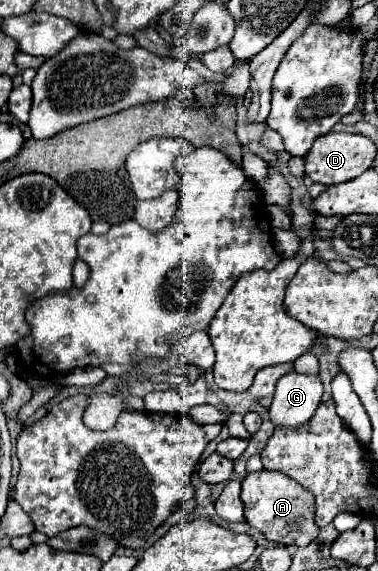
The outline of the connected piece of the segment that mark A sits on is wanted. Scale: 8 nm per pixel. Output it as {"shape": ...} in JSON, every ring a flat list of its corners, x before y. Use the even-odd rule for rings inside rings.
{"shape":[[262,470,246,474,242,482,242,502,244,502,244,520,256,530,260,530,274,544,308,546,318,536,318,526,314,522,316,502,312,492,308,492,282,472]]}

